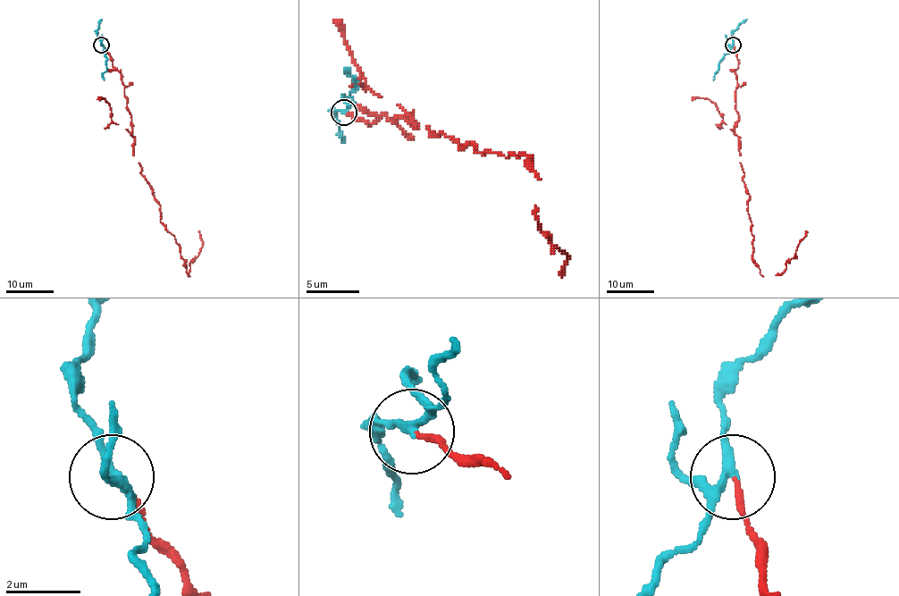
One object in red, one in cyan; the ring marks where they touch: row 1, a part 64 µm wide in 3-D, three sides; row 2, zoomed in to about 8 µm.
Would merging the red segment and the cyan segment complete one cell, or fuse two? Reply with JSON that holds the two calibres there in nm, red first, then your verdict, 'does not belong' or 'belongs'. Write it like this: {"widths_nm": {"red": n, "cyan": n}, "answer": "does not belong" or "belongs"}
{"widths_nm": {"red": 140, "cyan": 170}, "answer": "does not belong"}

